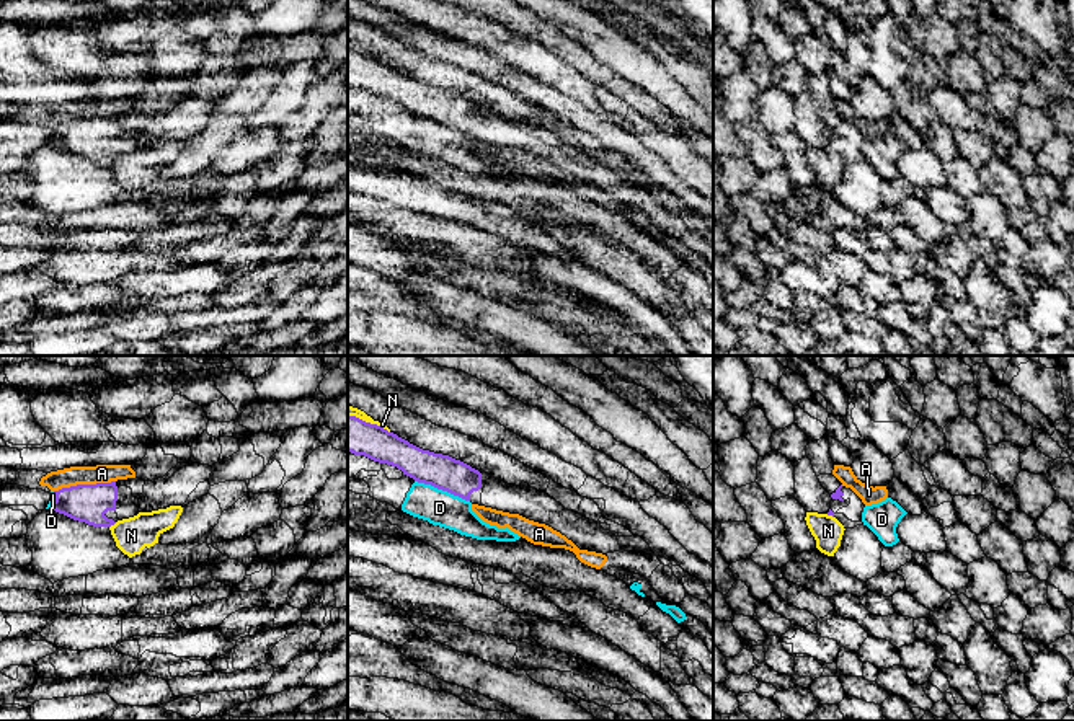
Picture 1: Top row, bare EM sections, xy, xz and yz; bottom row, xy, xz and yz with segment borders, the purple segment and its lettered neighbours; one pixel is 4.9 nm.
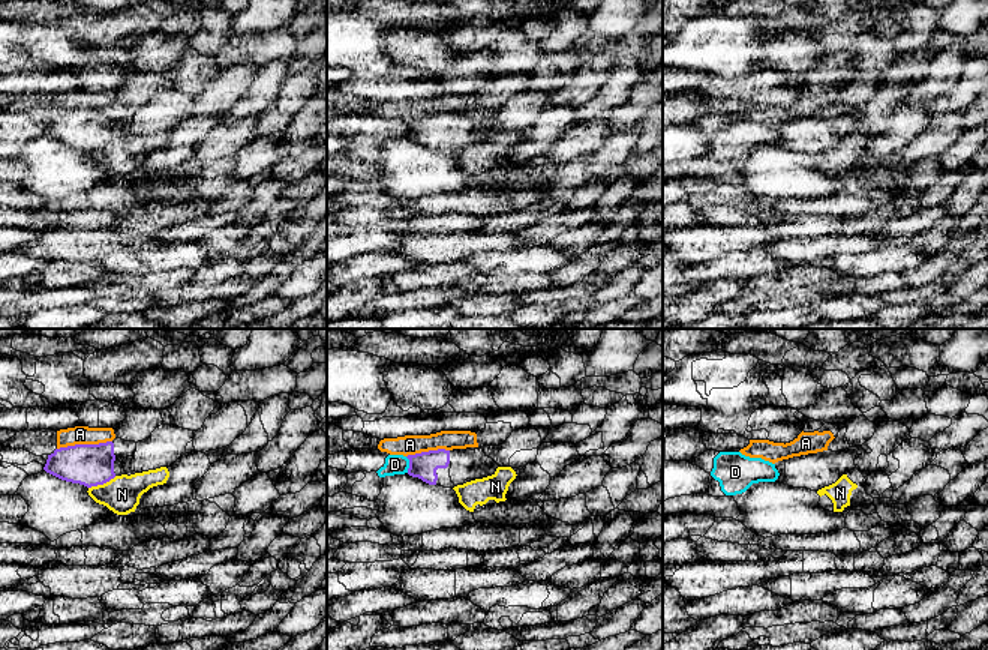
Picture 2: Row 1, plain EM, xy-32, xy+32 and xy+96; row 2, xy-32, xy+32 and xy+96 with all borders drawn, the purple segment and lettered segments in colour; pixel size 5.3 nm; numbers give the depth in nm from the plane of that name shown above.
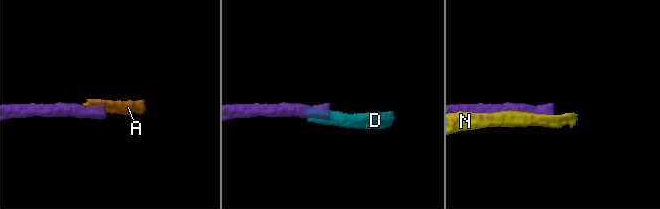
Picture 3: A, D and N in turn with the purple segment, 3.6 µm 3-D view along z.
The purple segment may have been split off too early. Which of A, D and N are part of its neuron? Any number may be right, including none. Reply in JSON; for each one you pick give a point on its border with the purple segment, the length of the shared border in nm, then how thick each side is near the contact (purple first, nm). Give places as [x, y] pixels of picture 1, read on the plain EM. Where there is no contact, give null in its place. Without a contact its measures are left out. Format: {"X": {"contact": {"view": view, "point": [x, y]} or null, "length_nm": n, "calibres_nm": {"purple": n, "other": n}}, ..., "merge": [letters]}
{"merge": []}

